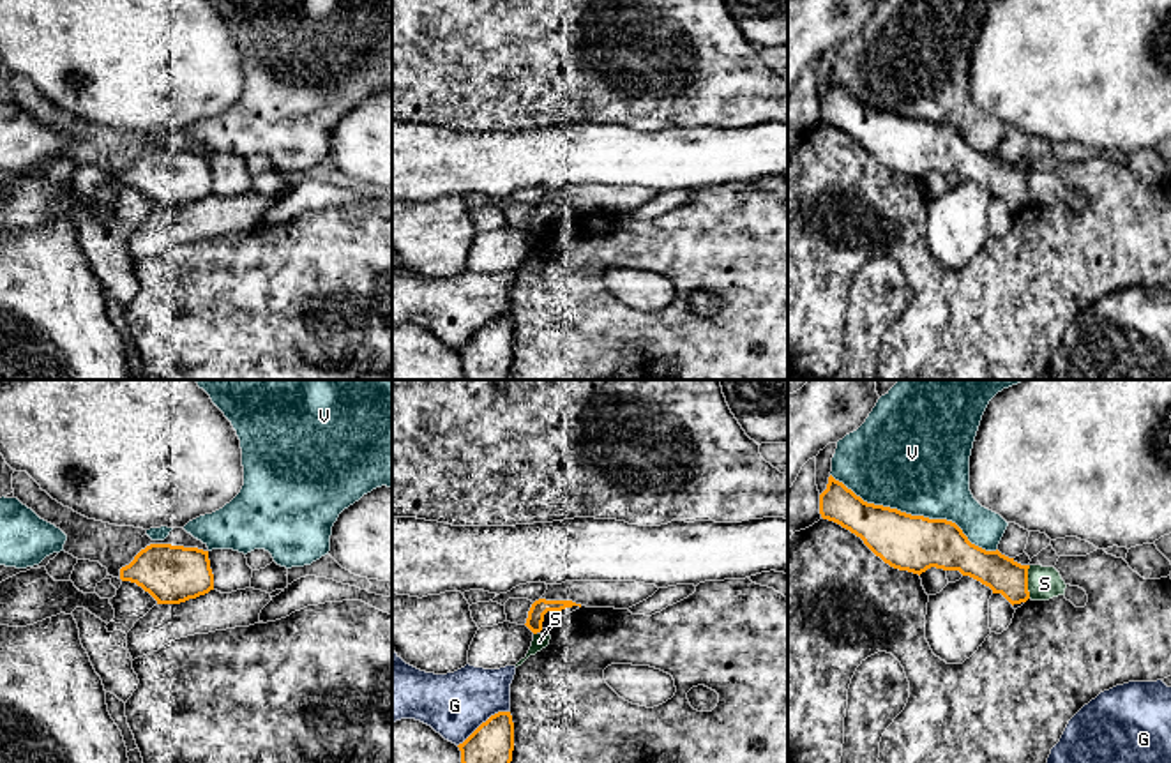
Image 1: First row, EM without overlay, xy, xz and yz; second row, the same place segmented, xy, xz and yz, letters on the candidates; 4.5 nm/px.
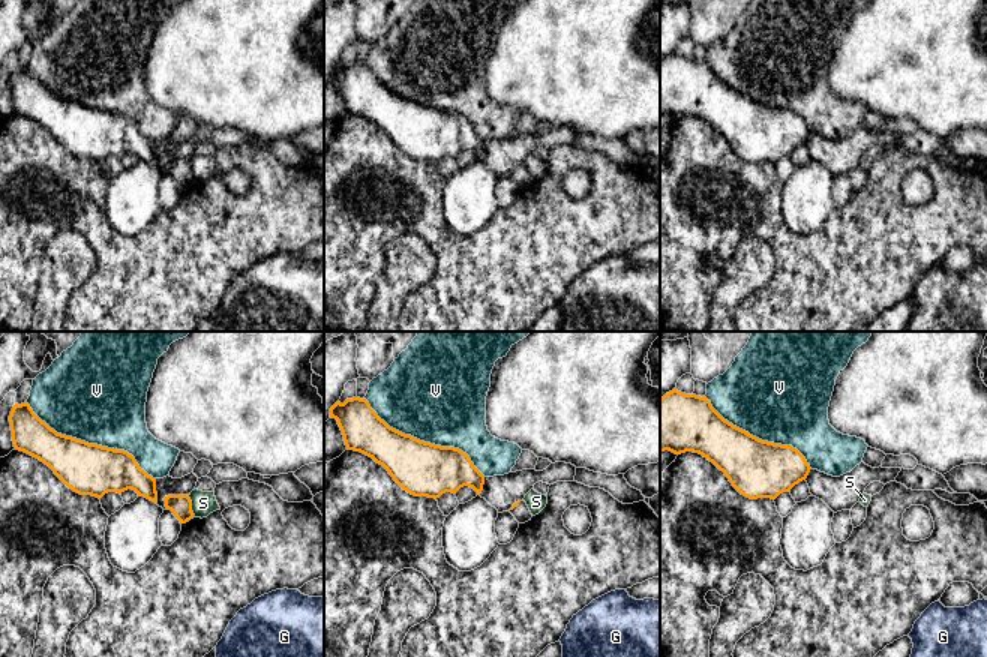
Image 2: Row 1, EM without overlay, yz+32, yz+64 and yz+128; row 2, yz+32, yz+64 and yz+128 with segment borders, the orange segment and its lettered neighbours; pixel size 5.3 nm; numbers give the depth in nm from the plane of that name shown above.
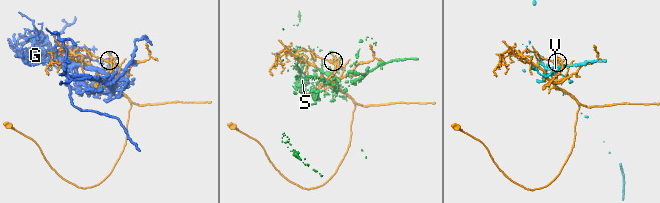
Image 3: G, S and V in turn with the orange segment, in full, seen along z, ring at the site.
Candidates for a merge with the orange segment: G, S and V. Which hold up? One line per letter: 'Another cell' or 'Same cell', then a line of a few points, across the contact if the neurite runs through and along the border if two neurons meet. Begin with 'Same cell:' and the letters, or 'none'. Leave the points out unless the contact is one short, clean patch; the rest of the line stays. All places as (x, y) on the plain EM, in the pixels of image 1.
Same cell: none
G: Another cell
S: Another cell
V: Another cell

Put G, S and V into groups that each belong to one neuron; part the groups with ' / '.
G S / V

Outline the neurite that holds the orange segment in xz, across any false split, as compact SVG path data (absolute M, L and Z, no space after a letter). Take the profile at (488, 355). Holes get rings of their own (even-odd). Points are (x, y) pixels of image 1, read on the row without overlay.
M510 316L491 320L457 351L466 380L509 380L514 355Z

